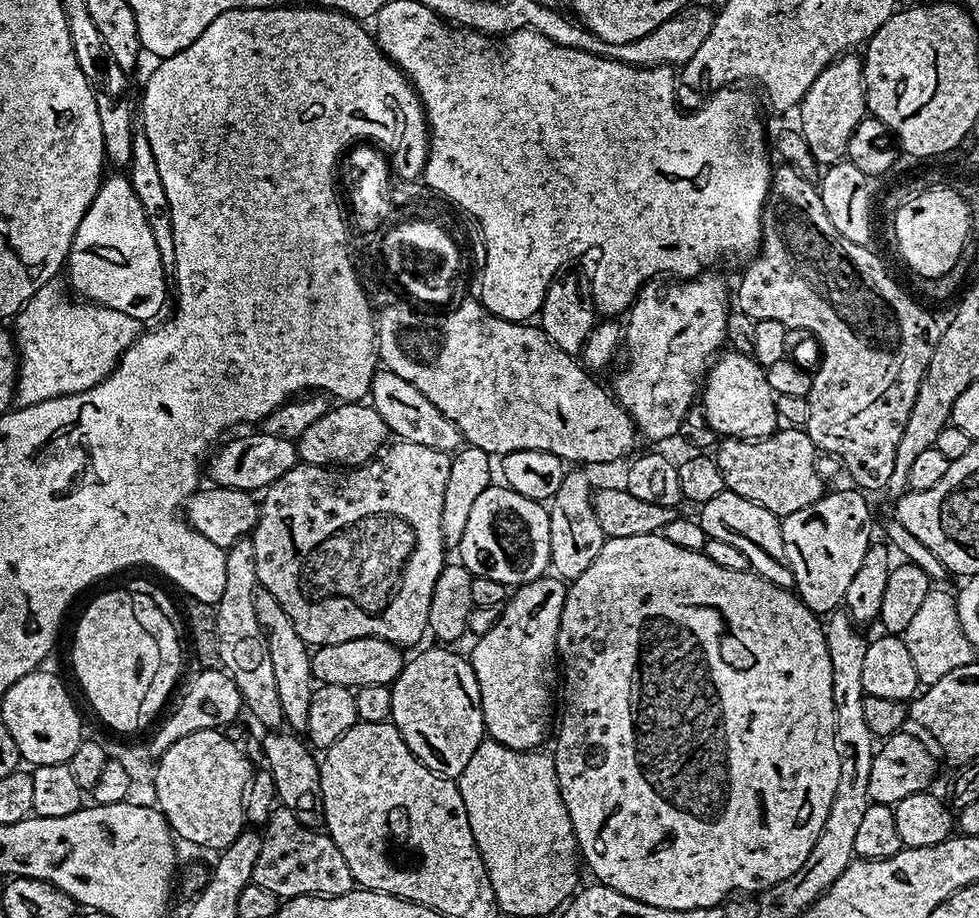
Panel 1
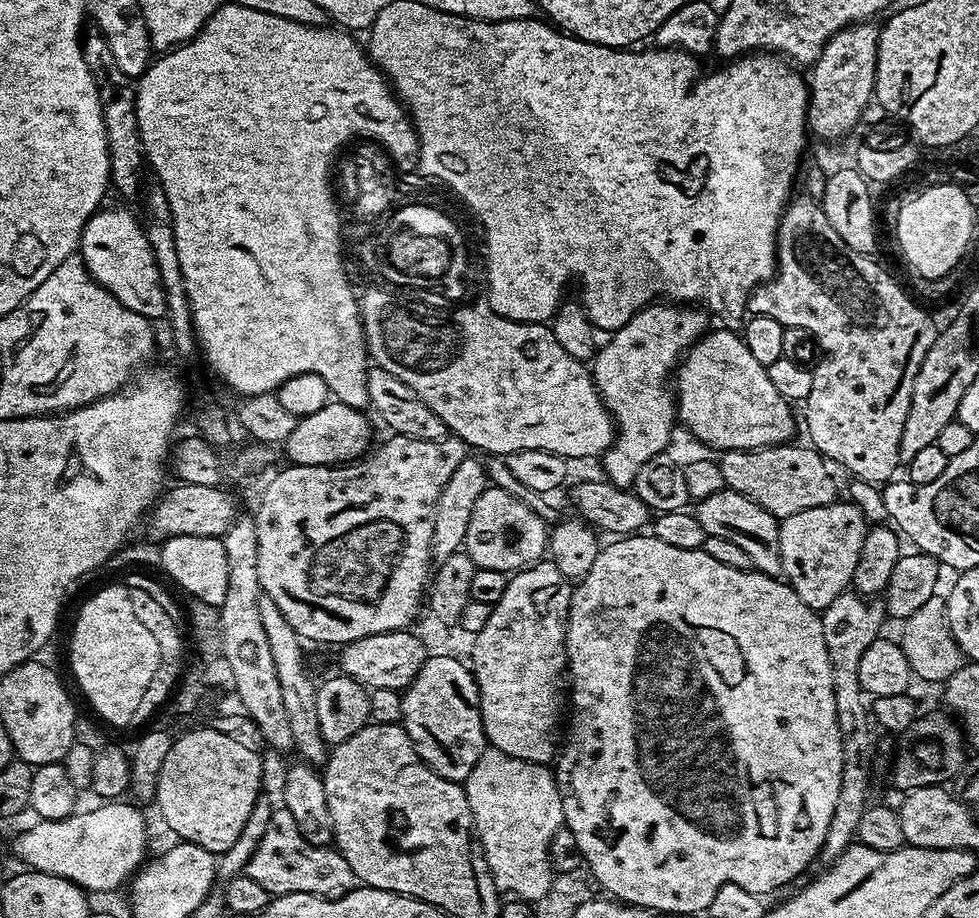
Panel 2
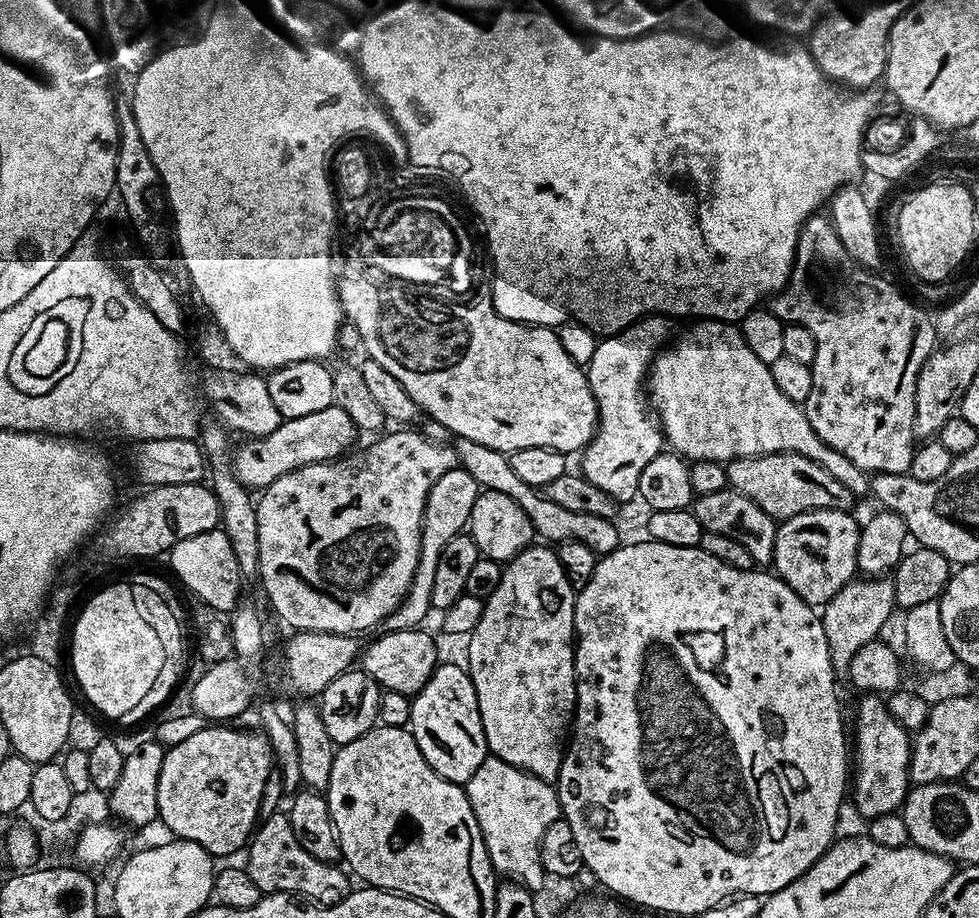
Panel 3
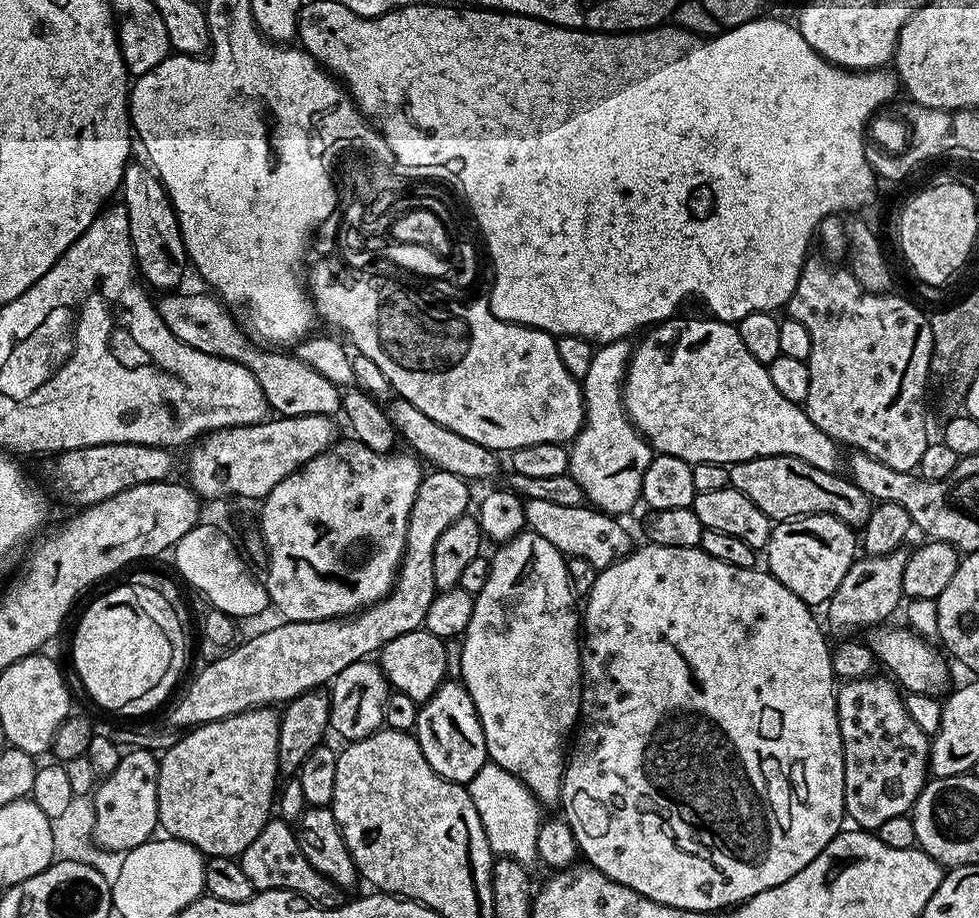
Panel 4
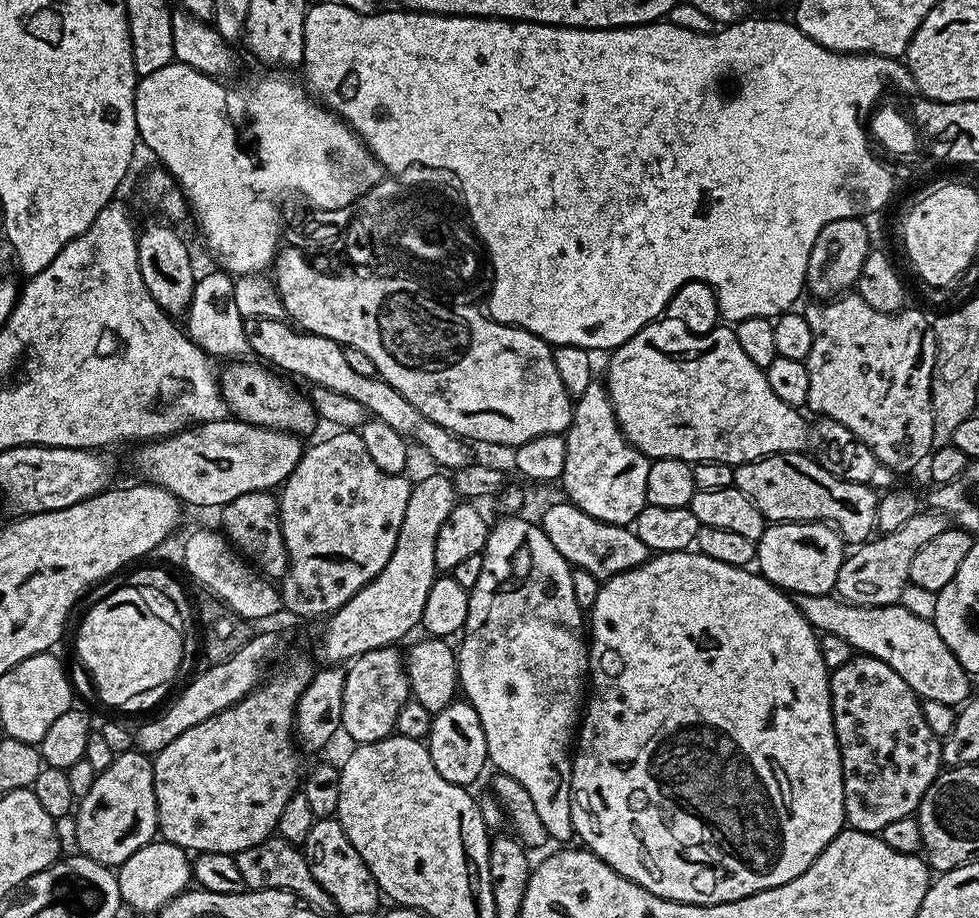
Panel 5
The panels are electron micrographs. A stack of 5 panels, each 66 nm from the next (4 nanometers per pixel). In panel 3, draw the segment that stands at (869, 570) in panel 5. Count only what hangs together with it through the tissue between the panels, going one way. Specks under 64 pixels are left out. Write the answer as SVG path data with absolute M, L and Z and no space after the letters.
M853 578L849 580L834 598L823 605L820 621L826 630L826 646L830 650L832 671L837 674L847 673L850 658L866 646L866 642L877 639L888 624L892 612L897 611L894 598L894 586L888 578Z

